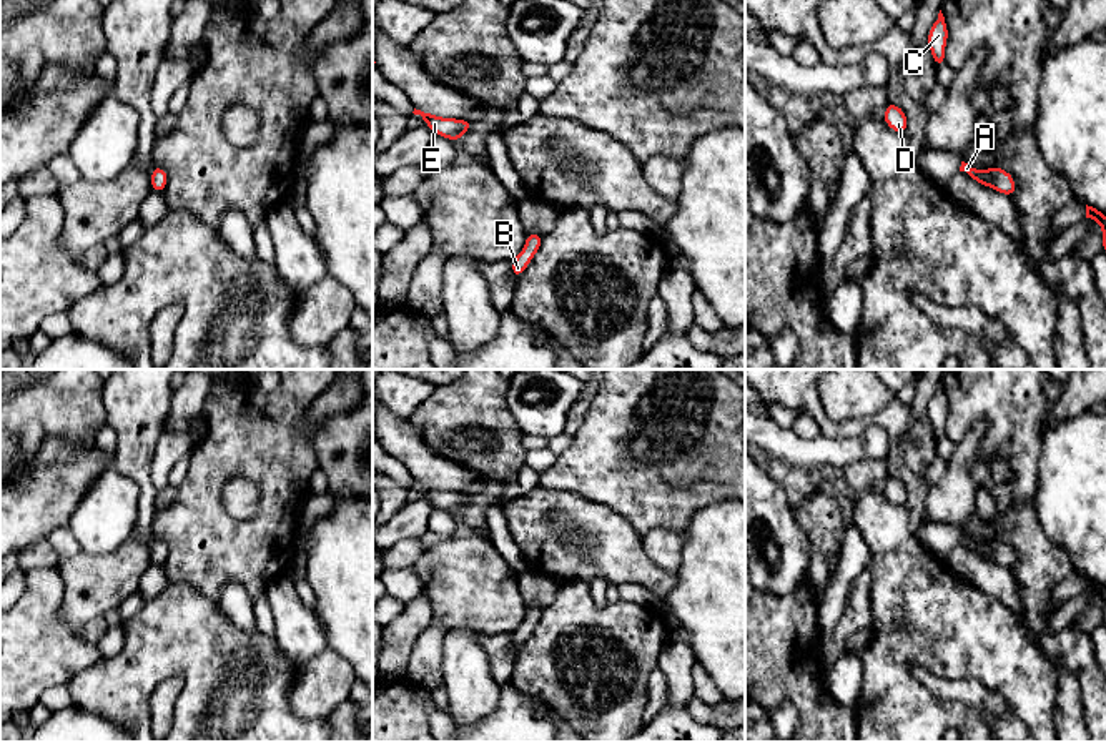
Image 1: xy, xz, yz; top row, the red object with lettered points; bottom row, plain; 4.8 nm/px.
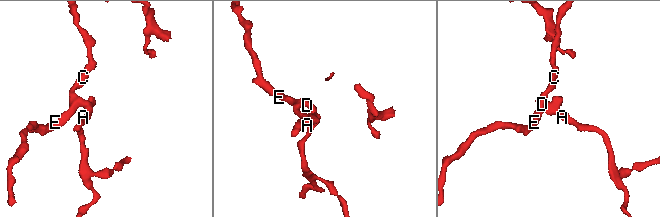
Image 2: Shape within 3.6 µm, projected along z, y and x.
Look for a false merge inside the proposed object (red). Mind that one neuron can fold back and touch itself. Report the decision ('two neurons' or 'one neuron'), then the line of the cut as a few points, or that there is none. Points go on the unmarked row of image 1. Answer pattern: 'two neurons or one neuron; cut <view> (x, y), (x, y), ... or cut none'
one neuron; cut none

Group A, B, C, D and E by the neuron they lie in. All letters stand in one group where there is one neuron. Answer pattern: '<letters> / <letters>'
A B C D E

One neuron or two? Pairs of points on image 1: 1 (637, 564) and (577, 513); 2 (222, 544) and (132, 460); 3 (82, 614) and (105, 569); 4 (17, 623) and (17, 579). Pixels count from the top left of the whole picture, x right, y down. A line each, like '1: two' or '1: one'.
1: one
2: two
3: one
4: two

